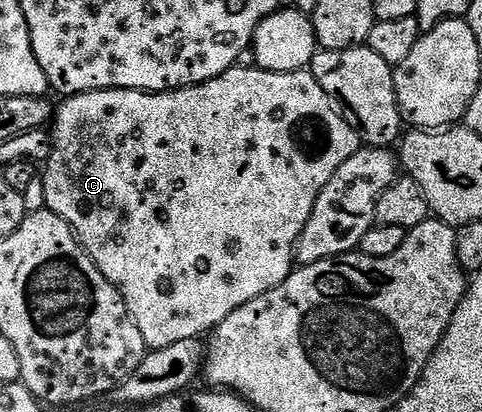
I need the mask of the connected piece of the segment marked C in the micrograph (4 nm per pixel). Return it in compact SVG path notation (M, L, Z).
M238 65L232 67L223 73L219 73L219 77L215 77L211 81L203 81L194 87L180 87L178 91L84 91L82 95L71 95L62 98L60 100L61 107L59 103L51 120L53 148L43 164L46 193L45 206L48 210L54 211L59 217L63 217L63 221L69 223L69 226L73 228L73 232L77 234L77 239L81 242L82 247L93 259L93 264L99 269L99 273L103 273L103 277L107 277L107 281L111 281L111 285L121 294L129 310L129 316L135 321L135 325L139 325L139 333L143 333L143 341L149 351L167 349L167 345L176 345L179 341L201 339L208 336L224 319L231 317L231 313L235 313L235 309L247 305L247 301L255 301L255 297L259 297L279 286L295 270L297 242L315 209L315 201L319 197L319 193L327 185L327 181L331 181L331 177L335 177L335 169L339 169L339 165L343 165L343 161L347 161L363 146L356 129L341 116L336 103L325 92L323 85L319 85L319 81L313 76L312 70L275 73L274 71L263 71L256 65L248 66Z

